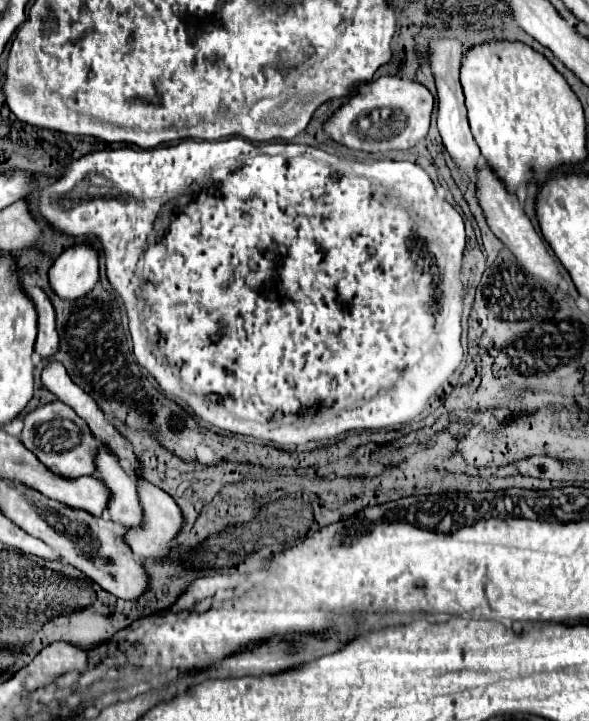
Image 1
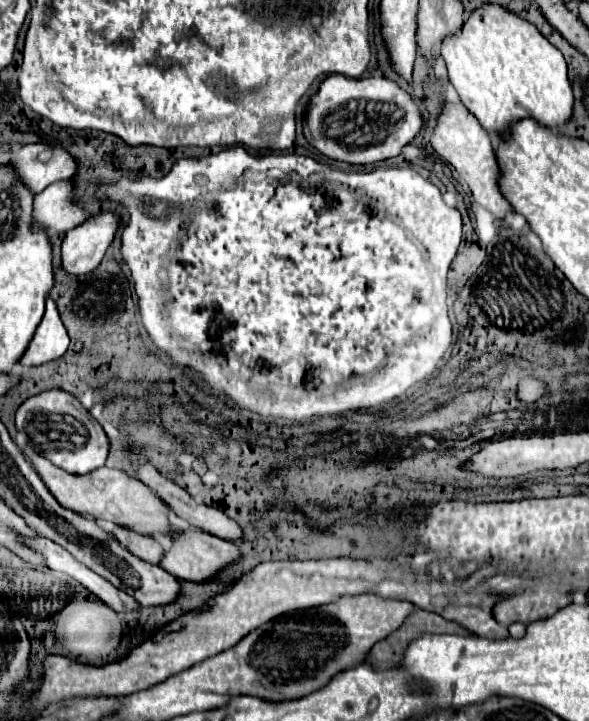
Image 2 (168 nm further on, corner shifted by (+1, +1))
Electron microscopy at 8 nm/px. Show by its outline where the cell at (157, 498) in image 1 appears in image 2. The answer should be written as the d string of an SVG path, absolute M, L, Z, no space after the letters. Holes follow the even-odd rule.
M186 530L174 536L176 540L172 540L172 552L166 552L160 566L170 572L172 576L180 578L180 580L188 580L188 582L208 582L212 578L216 578L218 572L222 572L224 568L232 566L234 562L240 560L240 548L232 542L226 542L222 538L216 538L212 534L206 534L202 530Z

